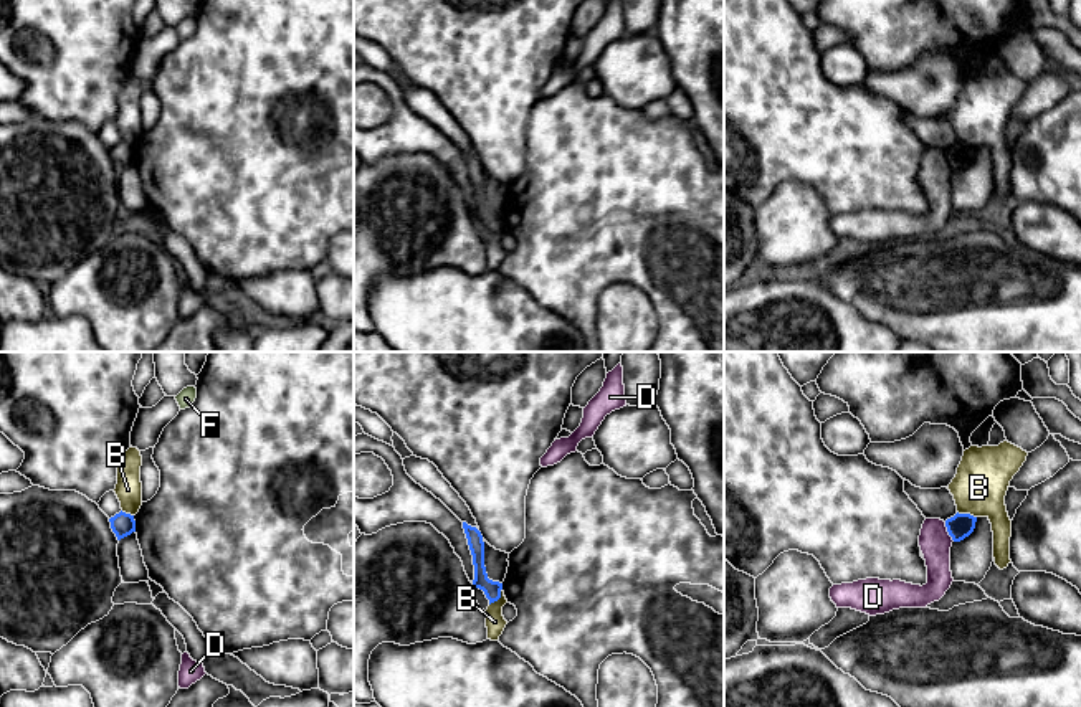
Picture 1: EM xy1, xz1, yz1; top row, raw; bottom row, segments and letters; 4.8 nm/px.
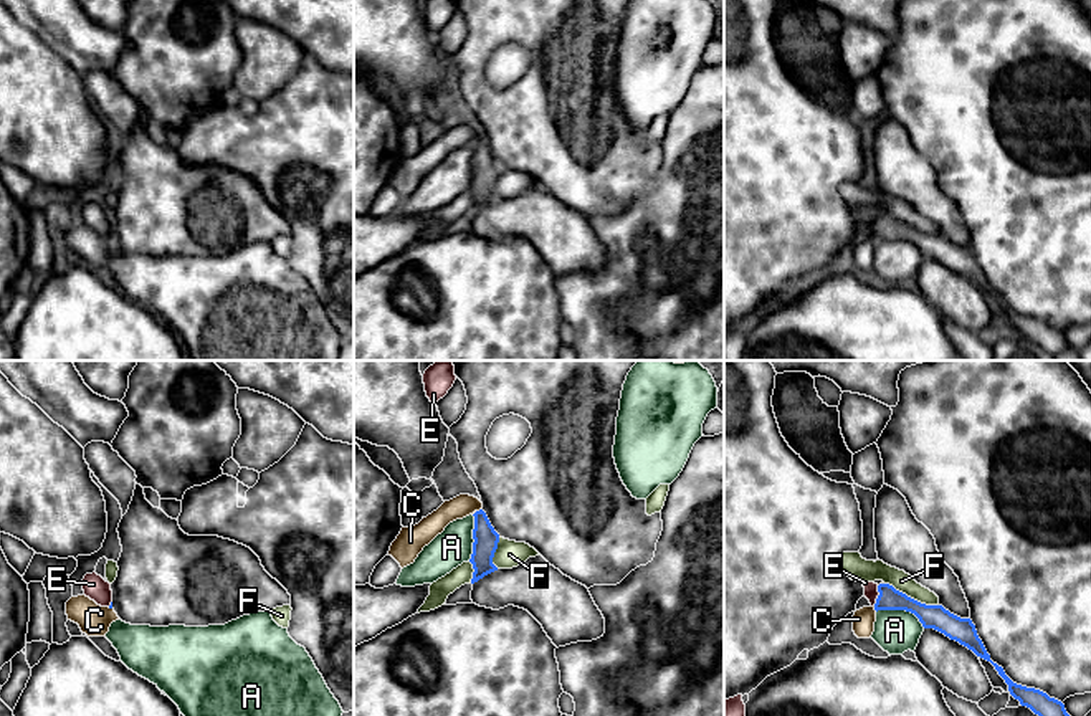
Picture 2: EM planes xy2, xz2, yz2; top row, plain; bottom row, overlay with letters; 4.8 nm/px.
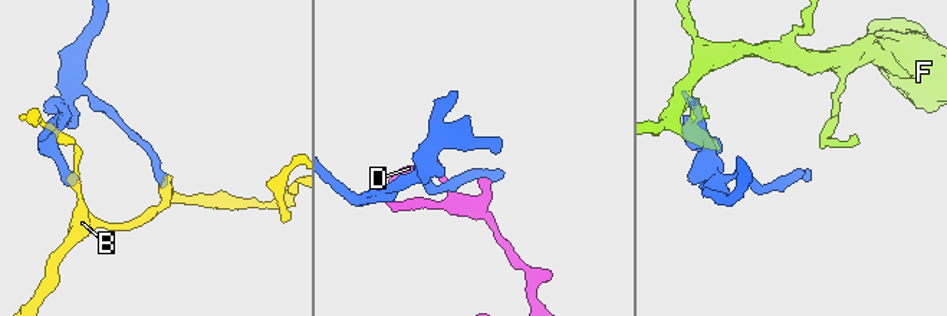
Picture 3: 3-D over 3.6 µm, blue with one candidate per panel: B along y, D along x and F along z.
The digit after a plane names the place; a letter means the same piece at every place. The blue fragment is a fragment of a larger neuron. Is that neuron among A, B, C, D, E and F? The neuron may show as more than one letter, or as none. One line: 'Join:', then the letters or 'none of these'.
Join: E

